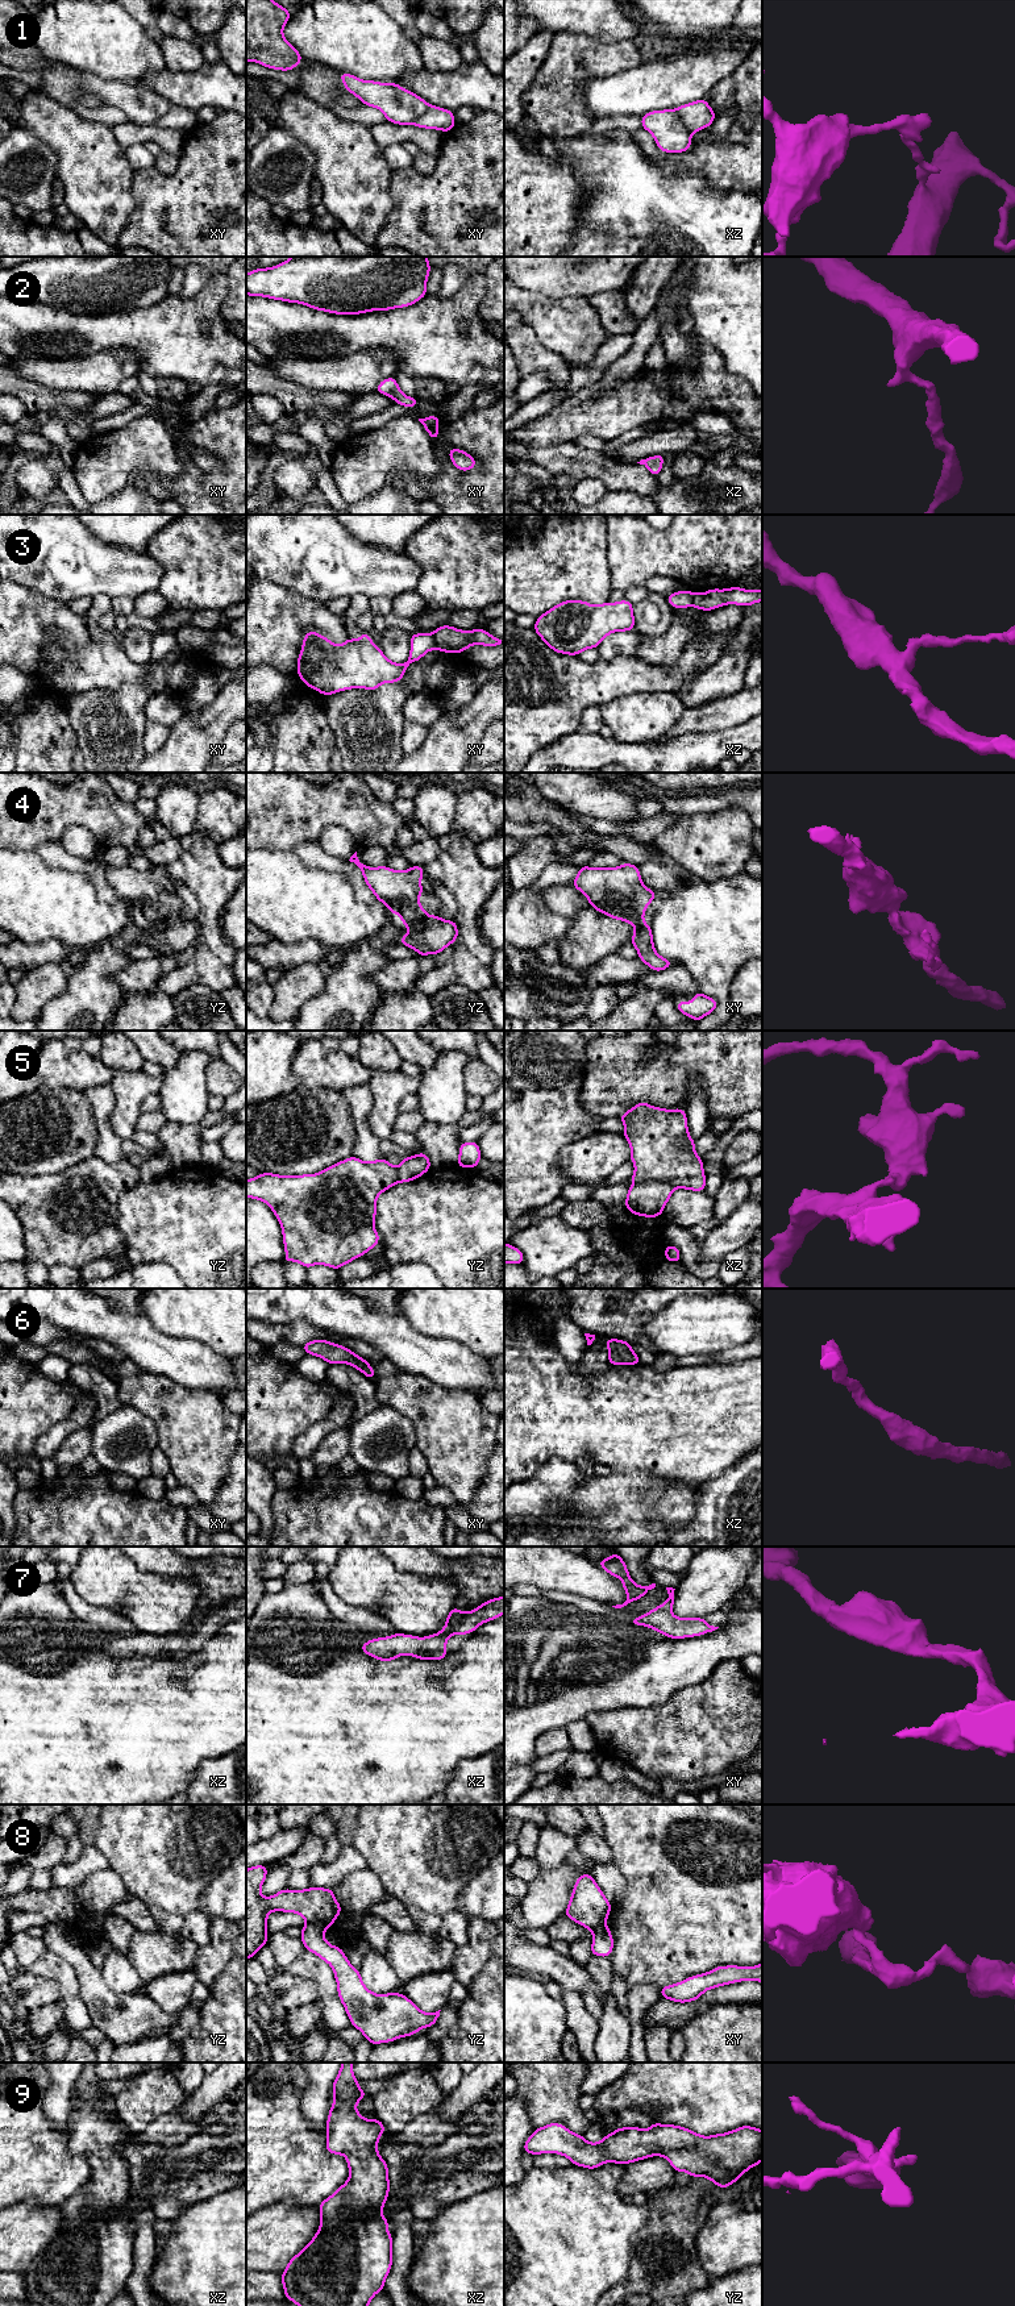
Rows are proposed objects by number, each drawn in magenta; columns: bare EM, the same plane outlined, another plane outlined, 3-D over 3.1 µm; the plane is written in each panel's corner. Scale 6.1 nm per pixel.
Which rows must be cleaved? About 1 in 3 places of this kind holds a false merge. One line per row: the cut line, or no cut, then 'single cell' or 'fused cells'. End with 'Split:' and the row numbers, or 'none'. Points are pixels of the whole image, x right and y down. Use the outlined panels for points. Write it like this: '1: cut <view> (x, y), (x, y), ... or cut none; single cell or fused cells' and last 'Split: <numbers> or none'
1: cut xz (674, 109), (681, 124), (691, 133); fused cells
2: cut none; single cell
3: cut xy (431, 633), (436, 648); fused cells
4: cut none; single cell
5: cut xz (635, 1182), (666, 1181), (674, 1187); fused cells
6: cut none; single cell
7: cut none; single cell
8: cut yz (307, 1922), (315, 1923), (324, 1930); fused cells
9: cut none; single cell
Split: 1, 3, 5, 8

